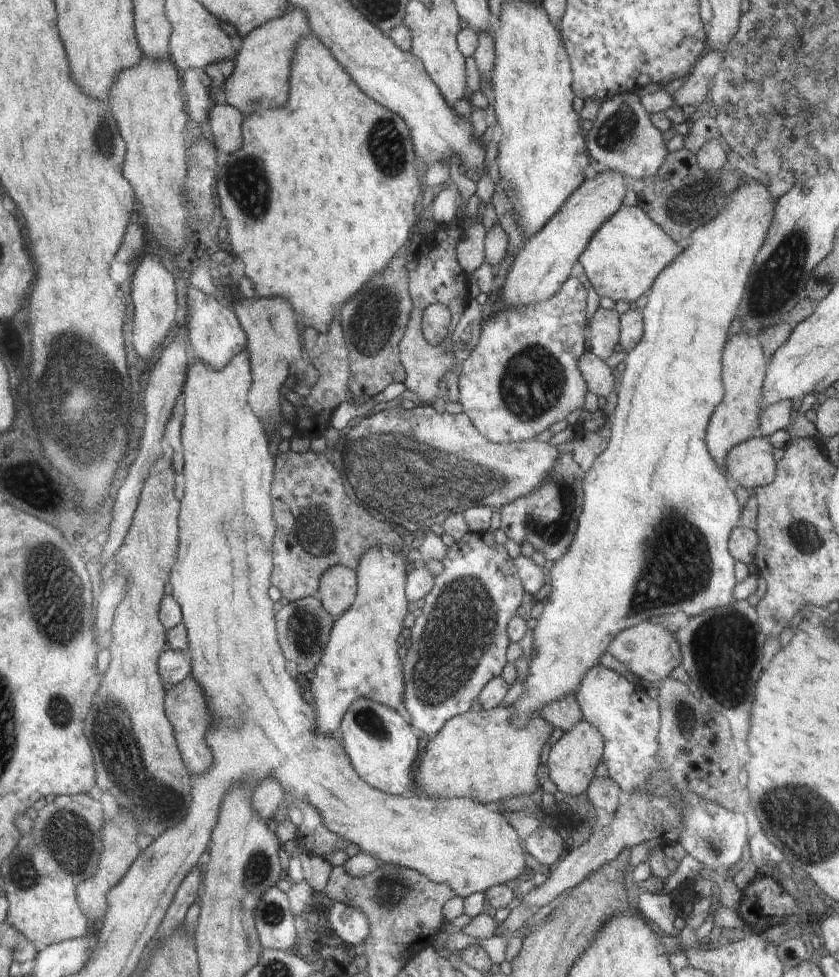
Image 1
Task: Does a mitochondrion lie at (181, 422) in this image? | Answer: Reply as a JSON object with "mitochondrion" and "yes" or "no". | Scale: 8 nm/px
{"mitochondrion":"no"}

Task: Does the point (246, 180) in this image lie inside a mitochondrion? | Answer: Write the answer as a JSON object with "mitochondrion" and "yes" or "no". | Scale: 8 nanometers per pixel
{"mitochondrion":"yes"}

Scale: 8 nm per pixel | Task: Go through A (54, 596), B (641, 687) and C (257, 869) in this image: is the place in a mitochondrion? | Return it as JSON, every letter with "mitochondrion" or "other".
{"A":"mitochondrion","B":"other","C":"mitochondrion"}

